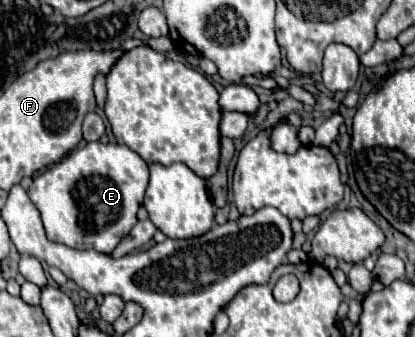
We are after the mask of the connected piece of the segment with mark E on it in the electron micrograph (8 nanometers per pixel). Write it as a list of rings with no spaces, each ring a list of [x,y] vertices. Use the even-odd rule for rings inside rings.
[[[94,141],[94,143],[84,143],[82,147],[76,147],[60,163],[46,169],[44,175],[34,177],[32,185],[28,187],[28,197],[40,211],[40,217],[50,241],[62,243],[78,251],[96,249],[100,253],[112,253],[112,249],[116,249],[116,245],[136,225],[138,221],[136,213],[142,205],[146,185],[148,185],[148,163],[136,151],[118,143],[104,145],[100,141]]]

